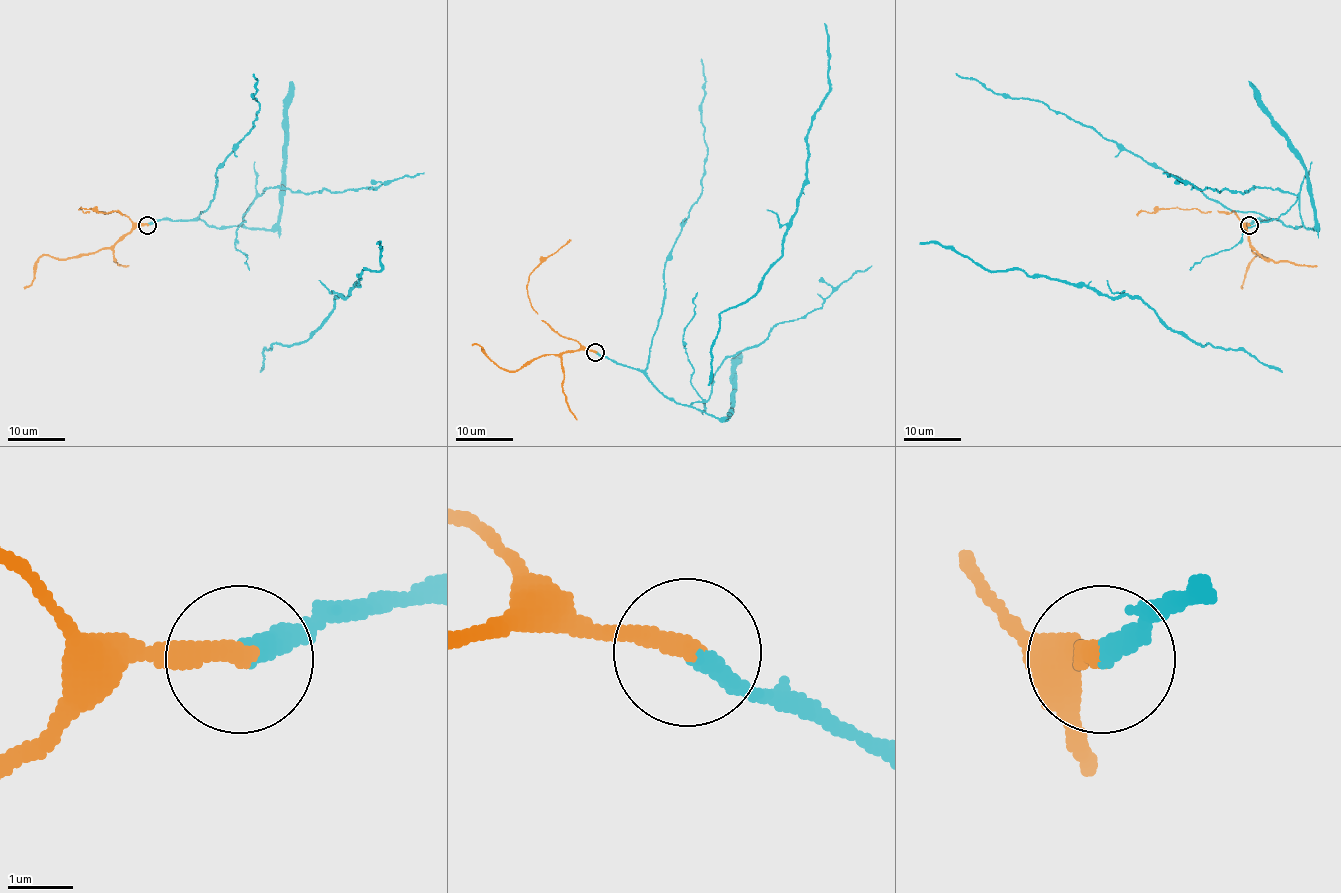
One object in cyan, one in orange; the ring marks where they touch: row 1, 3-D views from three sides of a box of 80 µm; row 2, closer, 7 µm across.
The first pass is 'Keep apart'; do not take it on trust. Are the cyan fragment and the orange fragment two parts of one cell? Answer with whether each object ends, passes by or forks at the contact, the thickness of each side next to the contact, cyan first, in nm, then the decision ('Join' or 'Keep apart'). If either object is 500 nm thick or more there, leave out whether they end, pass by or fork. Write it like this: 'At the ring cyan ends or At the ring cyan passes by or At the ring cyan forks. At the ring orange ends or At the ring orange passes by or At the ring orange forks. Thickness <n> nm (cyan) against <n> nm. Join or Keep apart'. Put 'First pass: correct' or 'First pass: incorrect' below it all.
At the ring cyan ends. At the ring orange ends. Thickness 320 nm (cyan) against 340 nm. Join
First pass: incorrect

